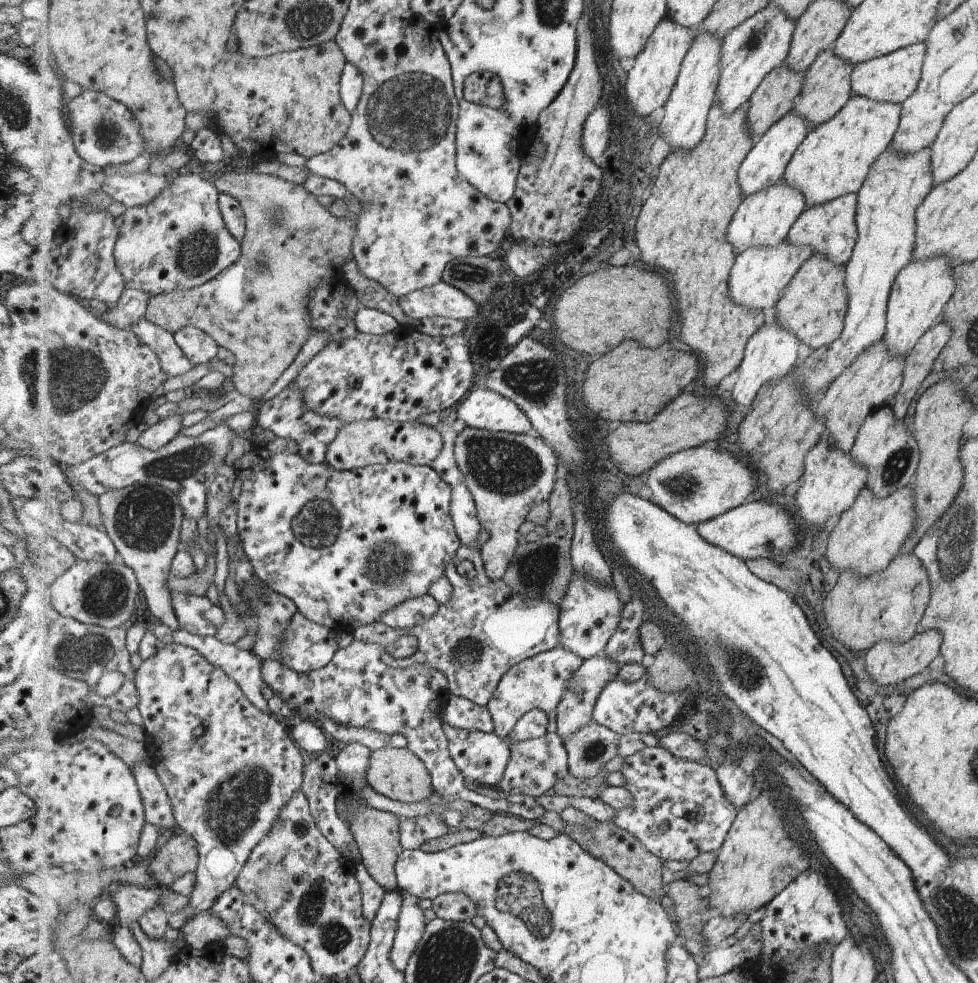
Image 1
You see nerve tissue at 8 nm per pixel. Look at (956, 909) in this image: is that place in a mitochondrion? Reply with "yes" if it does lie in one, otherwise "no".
yes

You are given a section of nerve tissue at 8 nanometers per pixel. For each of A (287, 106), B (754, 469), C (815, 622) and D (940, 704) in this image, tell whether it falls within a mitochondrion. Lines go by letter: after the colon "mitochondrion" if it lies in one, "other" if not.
A: other
B: other
C: other
D: other

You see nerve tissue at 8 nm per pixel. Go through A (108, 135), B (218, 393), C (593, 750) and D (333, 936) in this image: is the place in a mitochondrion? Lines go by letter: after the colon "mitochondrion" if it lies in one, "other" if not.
A: mitochondrion
B: other
C: mitochondrion
D: mitochondrion

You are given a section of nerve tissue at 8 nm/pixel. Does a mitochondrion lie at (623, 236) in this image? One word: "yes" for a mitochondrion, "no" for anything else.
no

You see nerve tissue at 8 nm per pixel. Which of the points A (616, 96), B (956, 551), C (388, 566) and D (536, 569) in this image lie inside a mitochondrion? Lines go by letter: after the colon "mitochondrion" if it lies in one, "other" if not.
A: other
B: mitochondrion
C: mitochondrion
D: mitochondrion

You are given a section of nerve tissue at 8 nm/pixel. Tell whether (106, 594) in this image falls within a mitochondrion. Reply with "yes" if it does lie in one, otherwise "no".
yes

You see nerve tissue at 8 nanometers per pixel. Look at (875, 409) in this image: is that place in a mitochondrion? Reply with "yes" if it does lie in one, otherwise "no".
no

